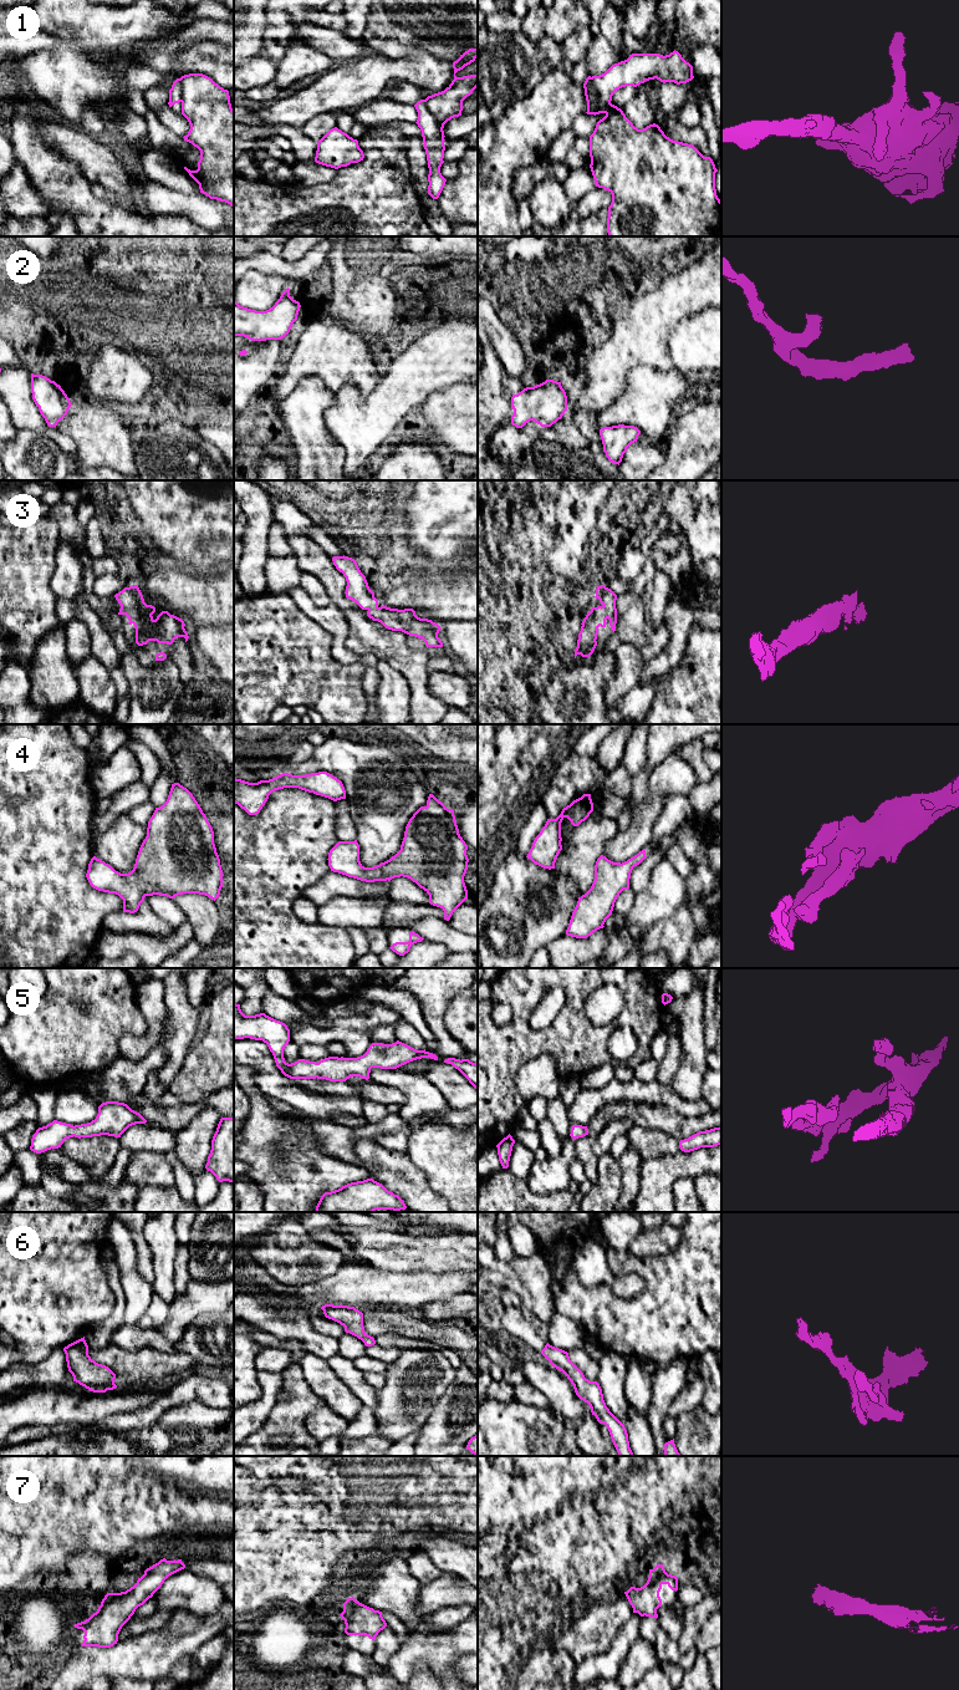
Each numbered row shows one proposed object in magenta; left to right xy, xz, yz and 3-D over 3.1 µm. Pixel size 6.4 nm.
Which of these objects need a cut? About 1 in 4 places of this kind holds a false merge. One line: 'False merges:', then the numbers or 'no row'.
False merges: 1

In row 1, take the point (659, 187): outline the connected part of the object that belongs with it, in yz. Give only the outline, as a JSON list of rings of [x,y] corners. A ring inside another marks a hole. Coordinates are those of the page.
[[[588,76],[583,83],[587,114],[606,116],[590,136],[591,172],[596,187],[612,194],[608,207],[608,236],[721,236],[721,200],[716,195],[715,173],[710,157],[704,157],[693,144],[673,141],[656,123],[638,129],[623,111],[612,103],[600,103],[591,90]]]

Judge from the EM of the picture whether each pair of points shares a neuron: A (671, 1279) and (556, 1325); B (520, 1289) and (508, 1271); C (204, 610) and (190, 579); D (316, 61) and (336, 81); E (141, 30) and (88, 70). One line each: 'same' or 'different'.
A: same
B: same
C: same
D: different
E: different

